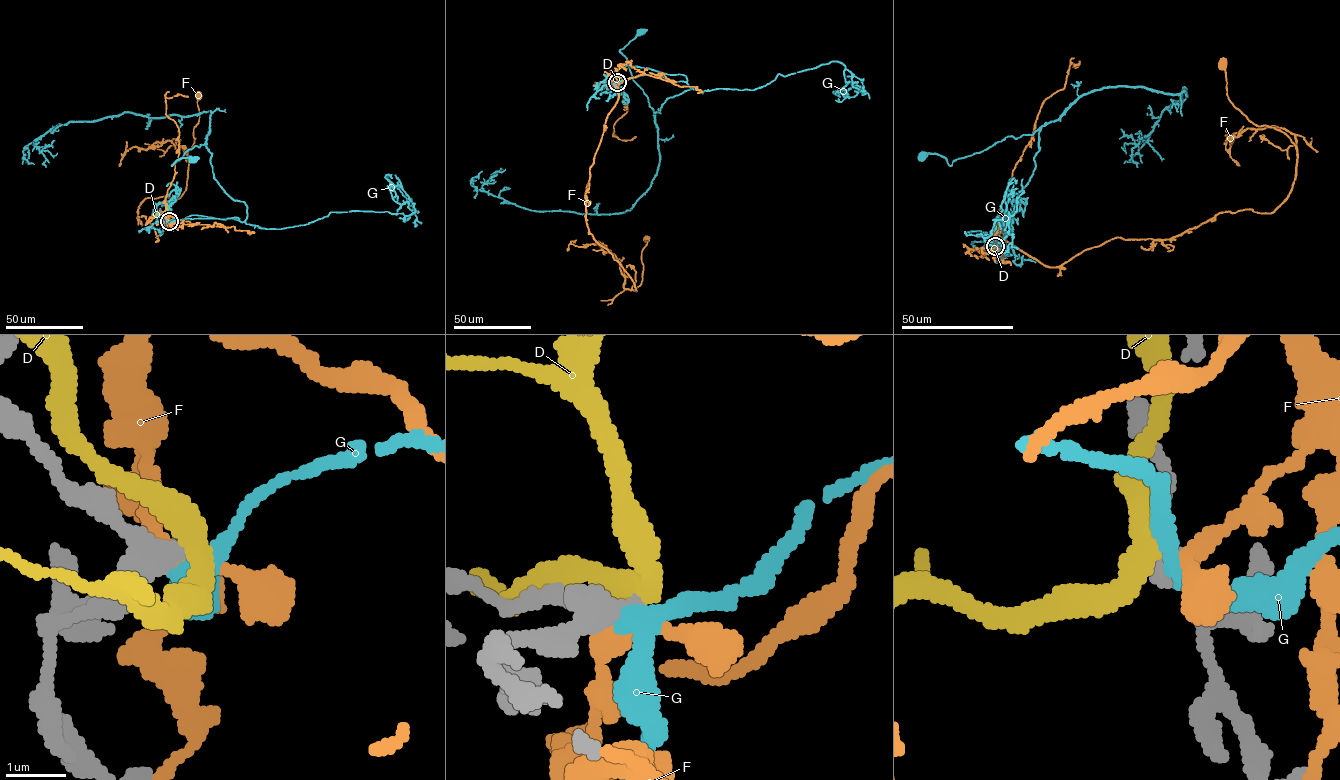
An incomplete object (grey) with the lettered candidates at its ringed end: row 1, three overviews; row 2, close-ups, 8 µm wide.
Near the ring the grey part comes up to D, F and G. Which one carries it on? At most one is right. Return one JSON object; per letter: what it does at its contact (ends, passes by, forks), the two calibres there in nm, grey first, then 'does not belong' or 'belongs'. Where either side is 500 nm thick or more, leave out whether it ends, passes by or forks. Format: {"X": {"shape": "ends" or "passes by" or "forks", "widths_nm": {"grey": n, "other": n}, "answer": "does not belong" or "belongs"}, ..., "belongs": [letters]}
{"D": {"shape": "passes by", "widths_nm": {"grey": 340, "other": 400}, "answer": "belongs"}, "F": {"shape": "passes by", "widths_nm": {"grey": 400, "other": 320}, "answer": "does not belong"}, "G": {"shape": "passes by", "widths_nm": {"grey": 400, "other": 280}, "answer": "does not belong"}, "belongs": ["D"]}

